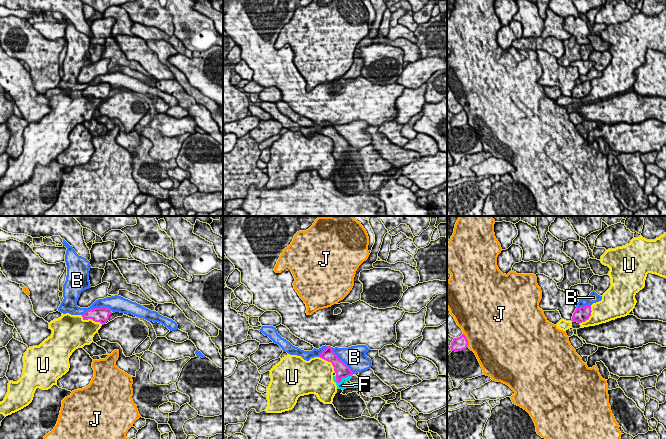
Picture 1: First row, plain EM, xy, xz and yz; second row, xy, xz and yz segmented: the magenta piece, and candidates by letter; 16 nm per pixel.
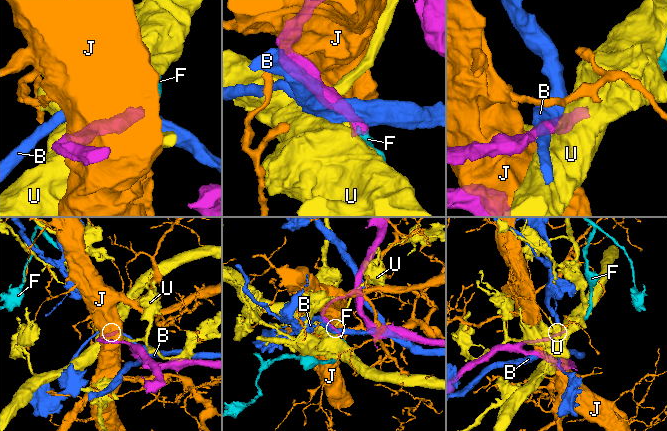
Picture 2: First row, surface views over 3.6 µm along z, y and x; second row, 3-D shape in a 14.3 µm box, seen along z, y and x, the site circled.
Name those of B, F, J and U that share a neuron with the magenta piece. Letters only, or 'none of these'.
F

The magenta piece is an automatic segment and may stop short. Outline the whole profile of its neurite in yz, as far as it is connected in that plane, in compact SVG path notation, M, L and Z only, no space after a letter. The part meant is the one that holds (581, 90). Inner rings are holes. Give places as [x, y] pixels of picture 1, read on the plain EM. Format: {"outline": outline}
{"outline": "M586 81L584 83L576 84L573 89L572 96L573 98L582 99L589 95L591 92L591 81Z"}

